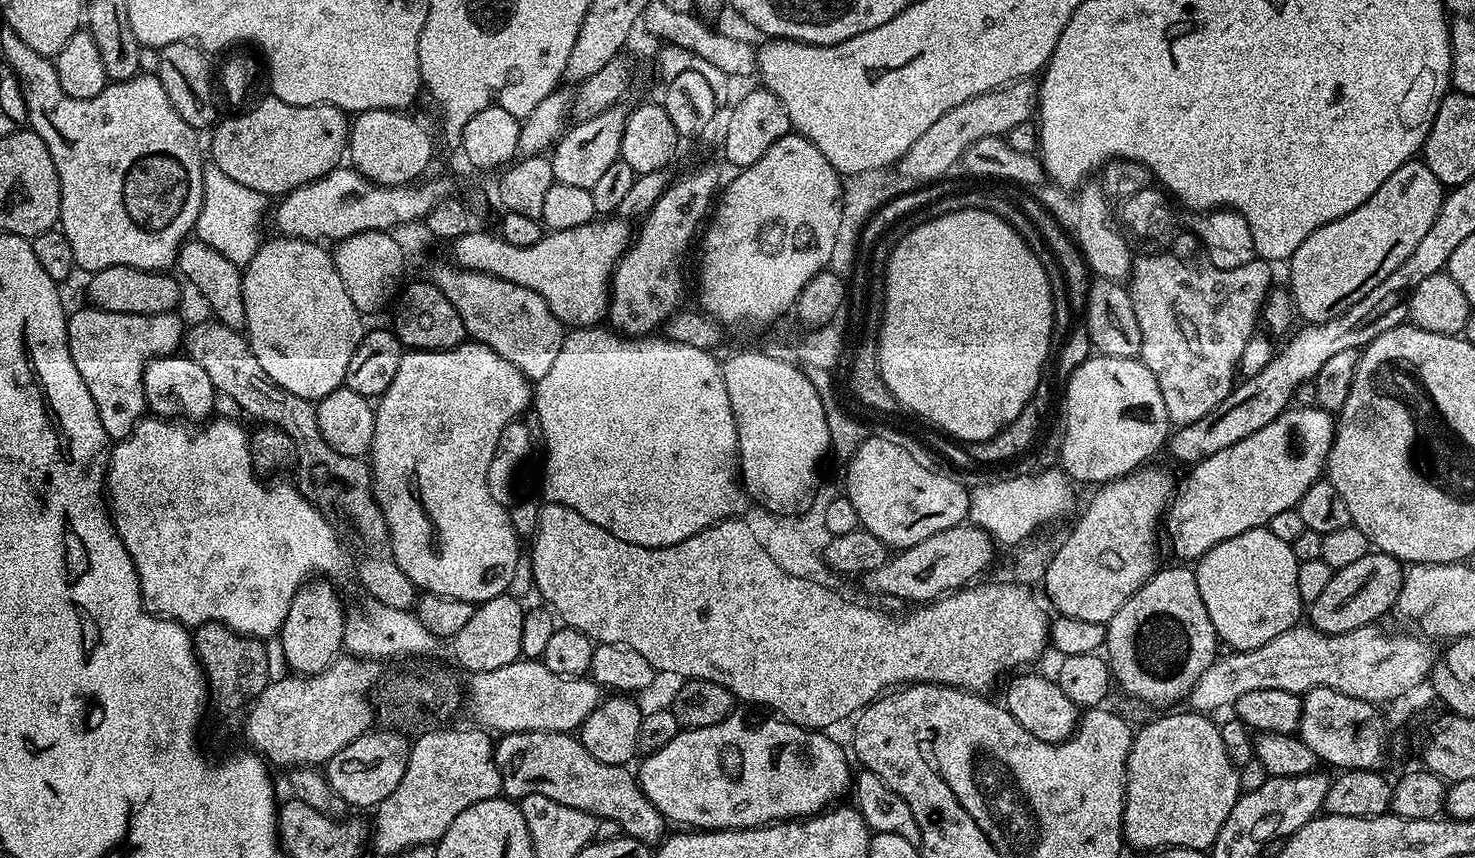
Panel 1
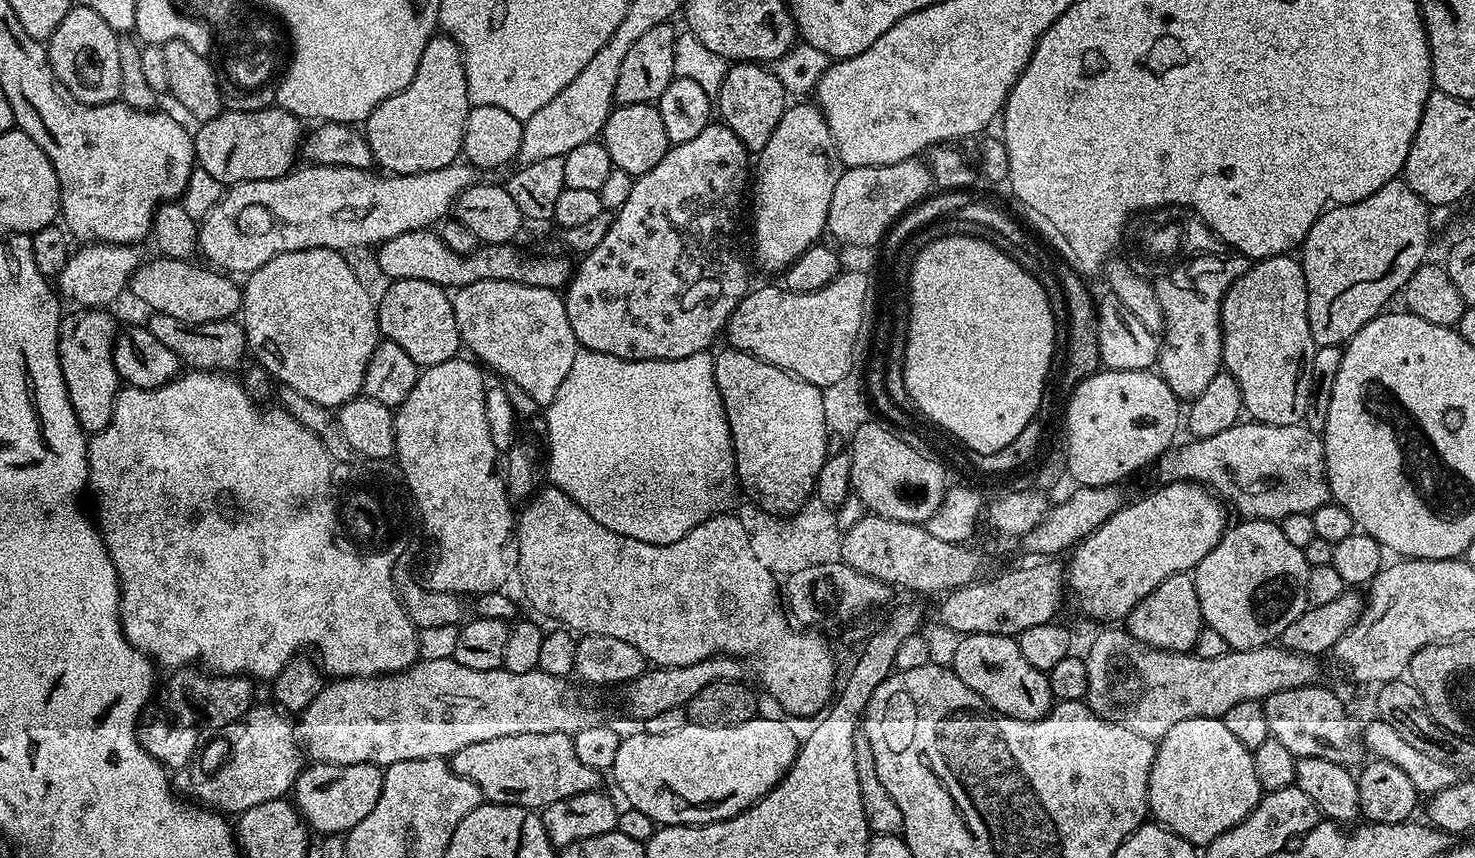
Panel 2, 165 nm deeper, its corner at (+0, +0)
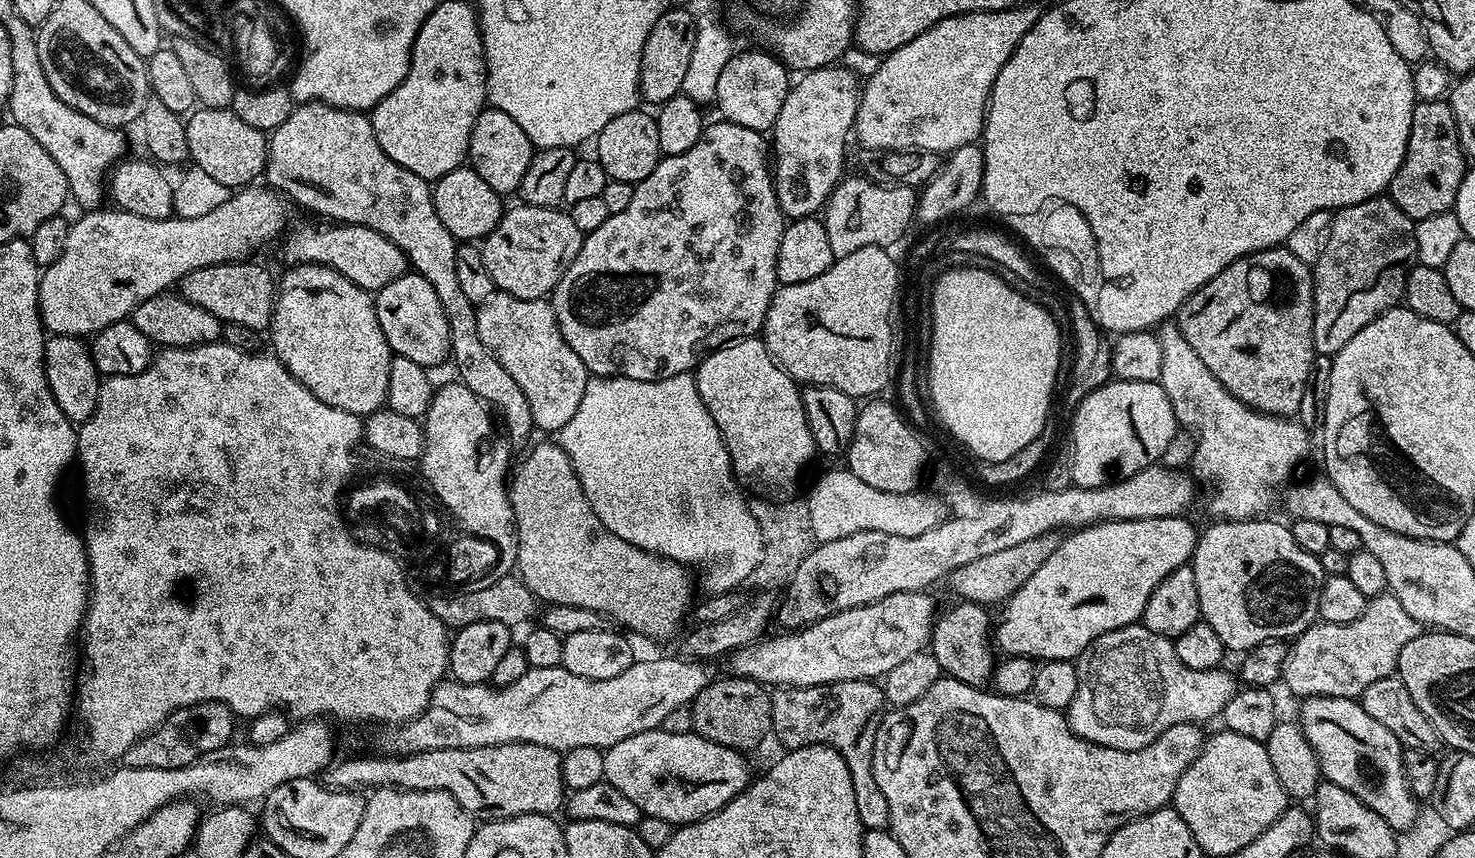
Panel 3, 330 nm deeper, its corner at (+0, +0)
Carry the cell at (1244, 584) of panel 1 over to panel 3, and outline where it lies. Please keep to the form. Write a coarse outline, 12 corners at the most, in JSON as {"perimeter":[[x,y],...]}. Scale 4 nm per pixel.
{"perimeter":[[1221,520],[1190,566],[1237,654],[1317,623],[1325,574],[1287,523]]}

